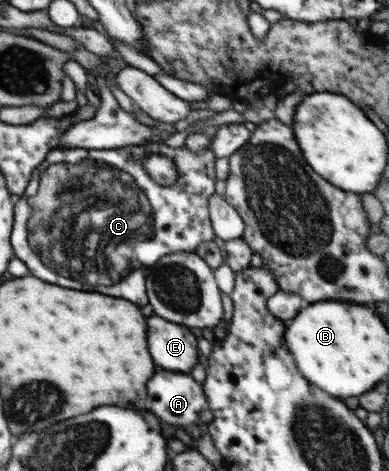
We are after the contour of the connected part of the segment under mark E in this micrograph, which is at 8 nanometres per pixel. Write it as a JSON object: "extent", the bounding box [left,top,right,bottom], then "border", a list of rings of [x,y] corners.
{"extent":[146,317,198,373],"border":[[[146,317],[148,347],[157,367],[190,373],[198,364],[198,339],[190,328],[166,321],[161,317]]]}

